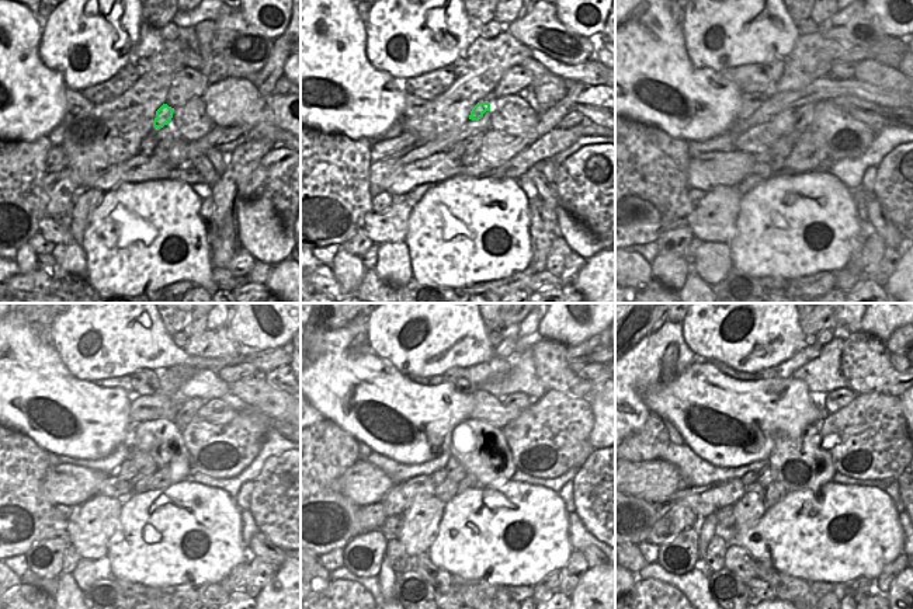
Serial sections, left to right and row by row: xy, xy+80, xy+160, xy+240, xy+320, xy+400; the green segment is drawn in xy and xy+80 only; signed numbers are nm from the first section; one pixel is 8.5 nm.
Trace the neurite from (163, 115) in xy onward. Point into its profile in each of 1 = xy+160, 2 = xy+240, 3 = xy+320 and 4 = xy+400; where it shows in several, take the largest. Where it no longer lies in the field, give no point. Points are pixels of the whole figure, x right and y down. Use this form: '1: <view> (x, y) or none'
1: xy+160 (784, 121)
2: xy+240 (160, 438)
3: xy+320 (486, 455)
4: xy+400 (801, 463)

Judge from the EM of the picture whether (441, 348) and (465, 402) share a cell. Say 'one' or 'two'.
two

